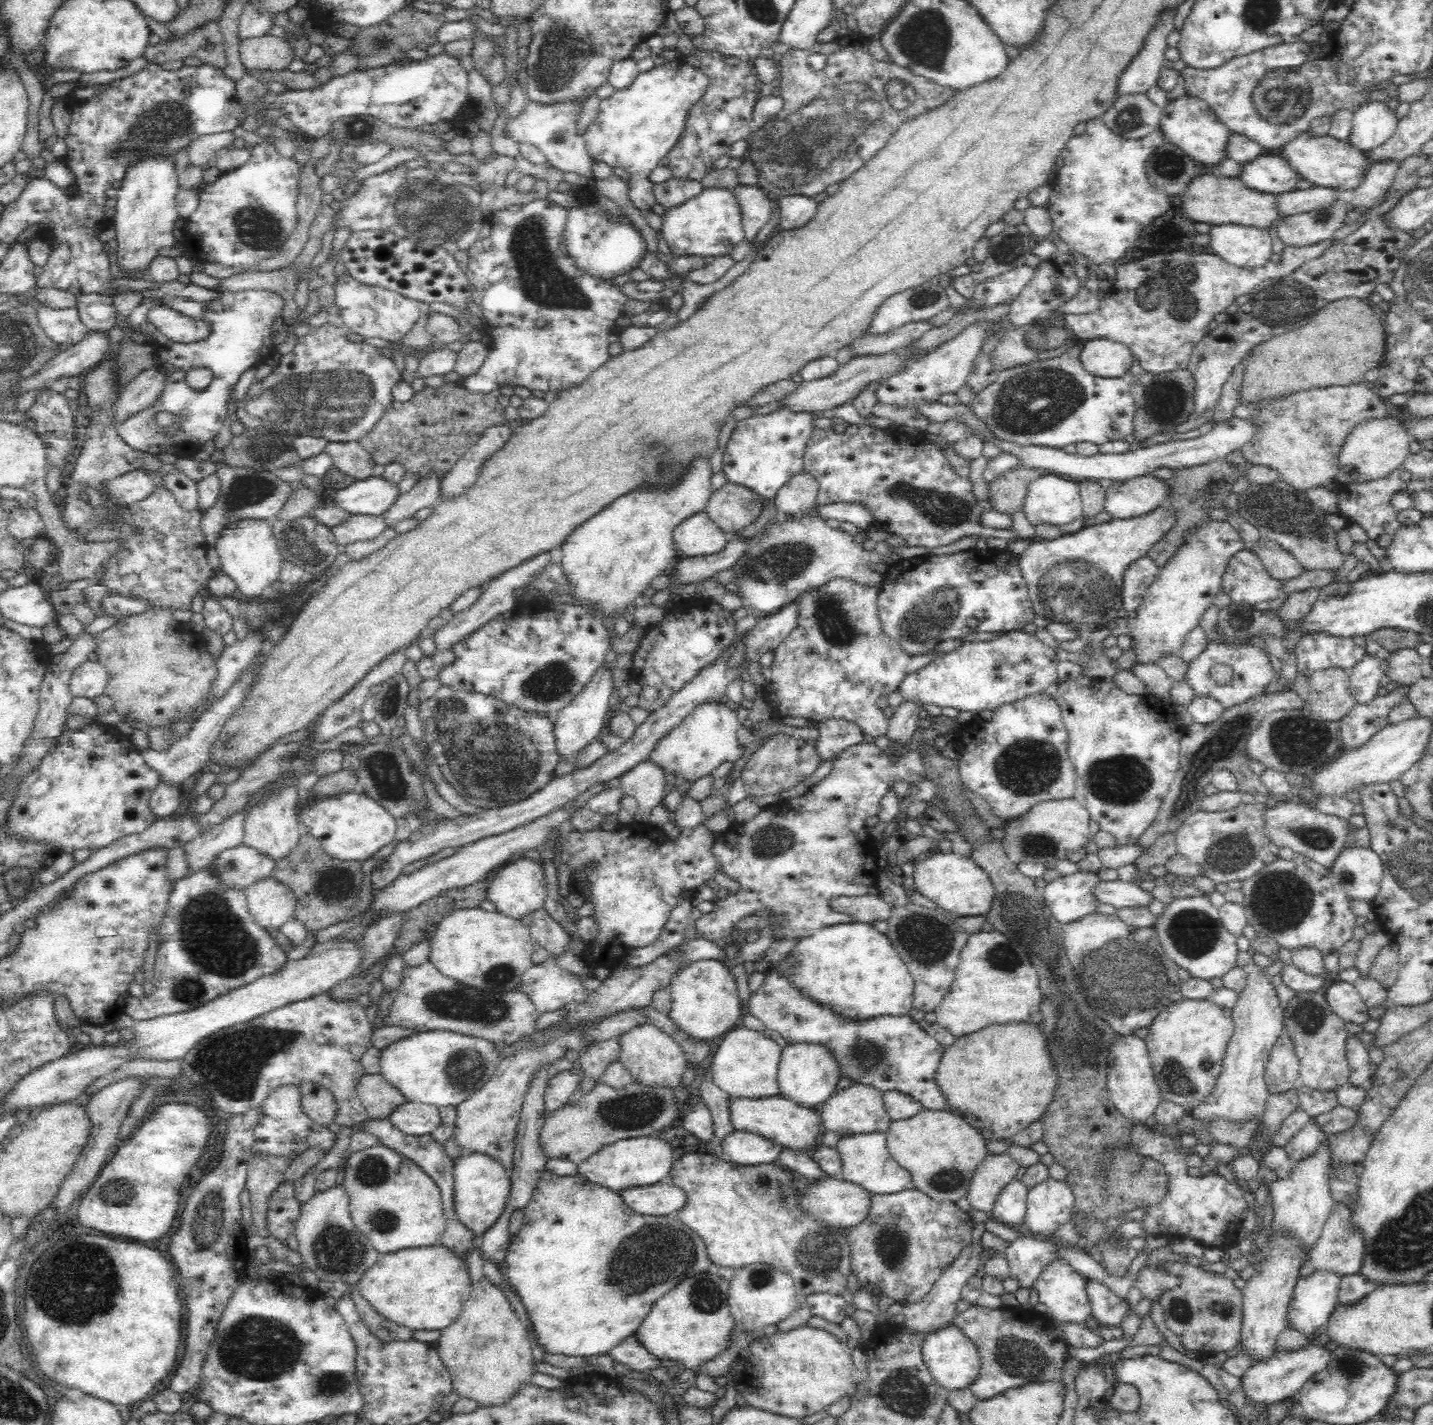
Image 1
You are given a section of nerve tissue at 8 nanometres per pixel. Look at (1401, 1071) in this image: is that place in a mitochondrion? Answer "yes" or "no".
yes

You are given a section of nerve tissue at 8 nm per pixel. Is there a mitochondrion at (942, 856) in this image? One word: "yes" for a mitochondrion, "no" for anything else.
no

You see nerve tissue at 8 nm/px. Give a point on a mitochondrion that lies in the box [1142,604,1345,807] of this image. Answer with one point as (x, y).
(1296, 742)

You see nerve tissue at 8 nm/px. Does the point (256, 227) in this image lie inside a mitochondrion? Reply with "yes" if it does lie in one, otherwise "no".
yes

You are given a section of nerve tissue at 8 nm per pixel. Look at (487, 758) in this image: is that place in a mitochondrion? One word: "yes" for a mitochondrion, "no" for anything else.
yes

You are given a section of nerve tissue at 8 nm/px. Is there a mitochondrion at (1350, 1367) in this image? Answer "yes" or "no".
yes

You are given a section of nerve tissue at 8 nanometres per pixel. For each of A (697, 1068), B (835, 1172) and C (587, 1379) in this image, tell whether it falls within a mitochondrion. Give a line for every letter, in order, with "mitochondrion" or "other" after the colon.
A: other
B: other
C: other

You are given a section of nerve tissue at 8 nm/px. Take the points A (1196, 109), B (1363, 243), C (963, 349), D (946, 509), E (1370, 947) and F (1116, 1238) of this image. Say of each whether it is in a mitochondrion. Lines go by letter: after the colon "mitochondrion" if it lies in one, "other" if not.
A: other
B: other
C: other
D: mitochondrion
E: other
F: other

